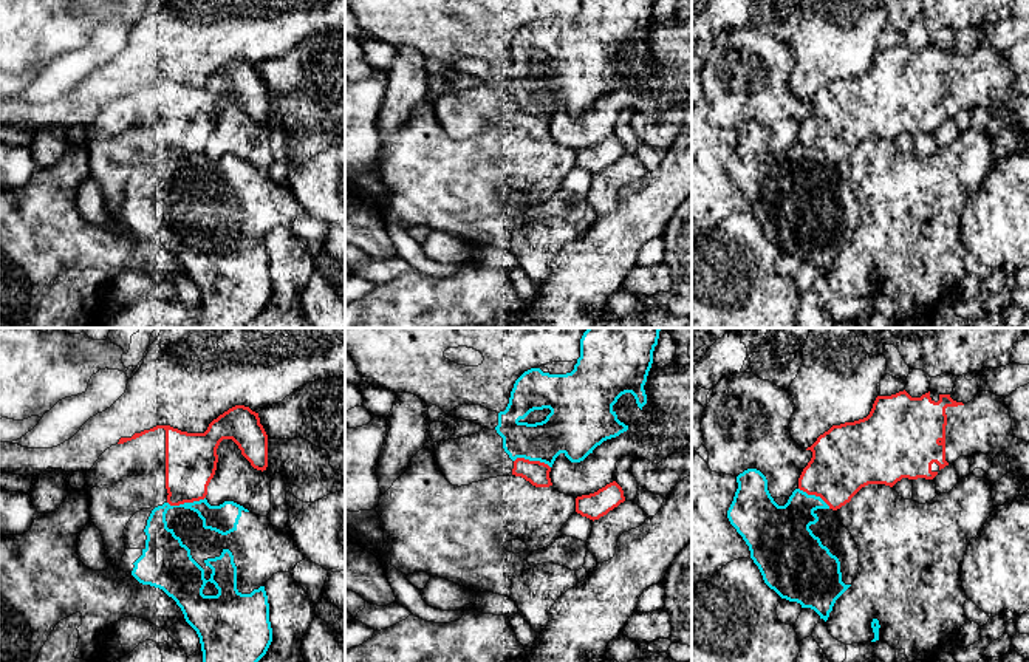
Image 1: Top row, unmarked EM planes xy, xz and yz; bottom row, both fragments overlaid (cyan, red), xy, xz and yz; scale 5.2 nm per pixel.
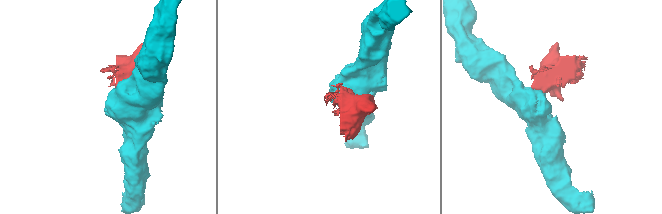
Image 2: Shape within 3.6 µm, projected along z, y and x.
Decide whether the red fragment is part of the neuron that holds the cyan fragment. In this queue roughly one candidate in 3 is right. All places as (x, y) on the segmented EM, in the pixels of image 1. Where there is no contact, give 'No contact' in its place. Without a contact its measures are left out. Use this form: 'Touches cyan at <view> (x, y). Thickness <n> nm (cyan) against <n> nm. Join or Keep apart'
Touches cyan at xy (186, 503). Thickness 170 nm (cyan) against 280 nm. Keep apart

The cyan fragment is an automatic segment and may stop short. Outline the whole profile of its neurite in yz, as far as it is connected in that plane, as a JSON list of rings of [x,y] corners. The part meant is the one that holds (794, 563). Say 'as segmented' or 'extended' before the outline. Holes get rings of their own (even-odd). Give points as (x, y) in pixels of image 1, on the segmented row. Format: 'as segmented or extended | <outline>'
extended | [[[747,469],[737,476],[738,489],[727,510],[727,518],[743,537],[750,558],[758,566],[764,583],[781,599],[814,609],[825,622],[836,600],[853,585],[859,574],[859,549],[850,531],[842,526],[837,514],[815,495],[795,489],[785,506],[778,506],[767,490],[766,476],[757,469]]]

